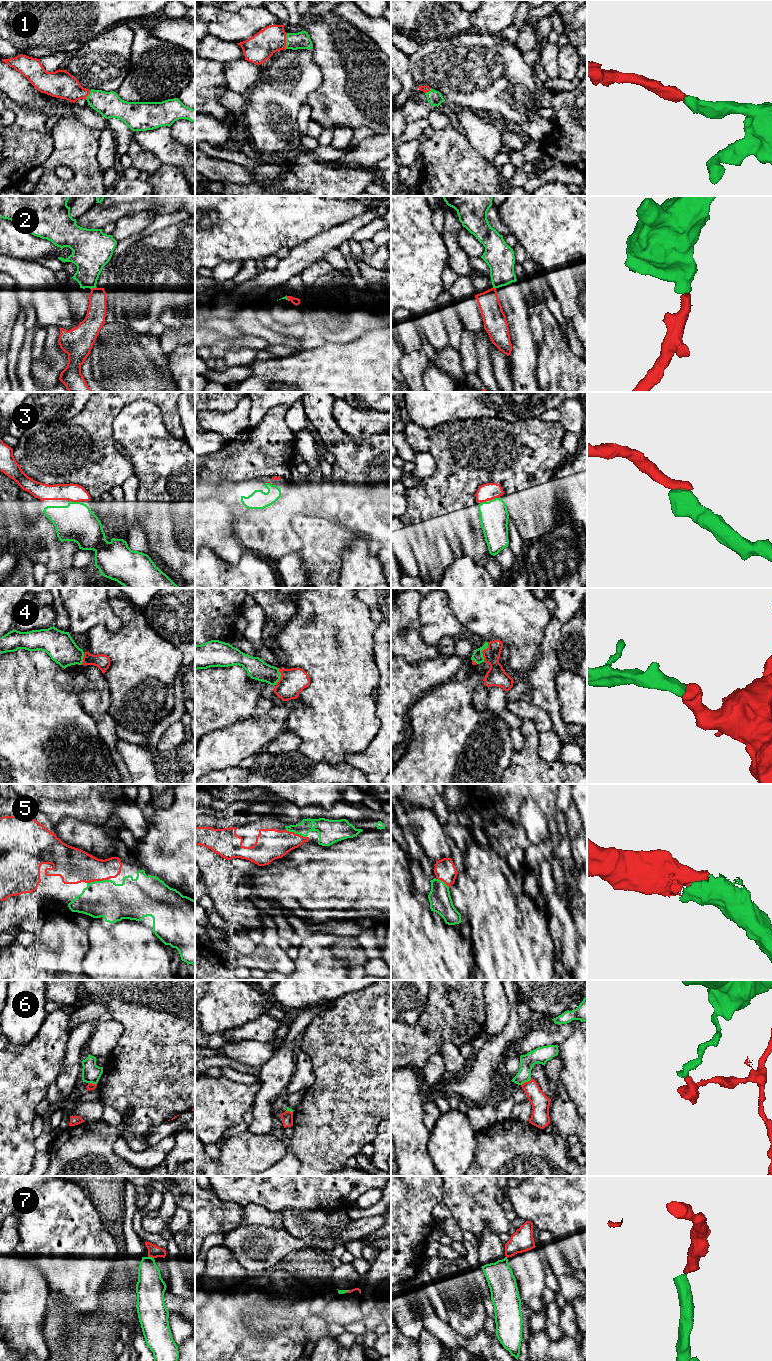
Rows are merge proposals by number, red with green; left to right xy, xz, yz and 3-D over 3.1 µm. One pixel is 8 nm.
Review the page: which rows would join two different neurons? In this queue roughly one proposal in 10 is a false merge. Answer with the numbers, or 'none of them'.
2, 6, 7

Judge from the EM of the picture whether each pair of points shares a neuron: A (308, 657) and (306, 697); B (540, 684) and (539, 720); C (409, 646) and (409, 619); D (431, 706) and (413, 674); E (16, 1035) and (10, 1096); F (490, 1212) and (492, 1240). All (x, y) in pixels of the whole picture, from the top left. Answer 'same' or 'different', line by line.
A: same
B: different
C: same
D: different
E: different
F: different

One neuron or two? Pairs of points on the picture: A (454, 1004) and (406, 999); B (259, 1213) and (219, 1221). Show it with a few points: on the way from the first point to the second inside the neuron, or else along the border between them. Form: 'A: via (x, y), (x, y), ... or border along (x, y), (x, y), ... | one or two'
A: border along (430, 990), (427, 996), (426, 1008), (416, 1022) | two
B: via (249, 1215), (229, 1216) | one

